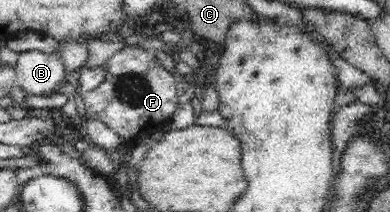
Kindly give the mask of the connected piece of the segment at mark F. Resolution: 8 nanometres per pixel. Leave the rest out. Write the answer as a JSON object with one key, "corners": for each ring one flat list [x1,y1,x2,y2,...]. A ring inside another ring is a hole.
{"corners":[[129,46,117,51,112,57,105,61,107,77,93,89,83,96,85,117,88,119,99,119,109,129,113,129,131,147,143,137,154,135,160,127,164,127,171,121,171,116,180,108,177,99,177,89,173,74,169,73,163,65,159,64,153,51,141,47]]}

